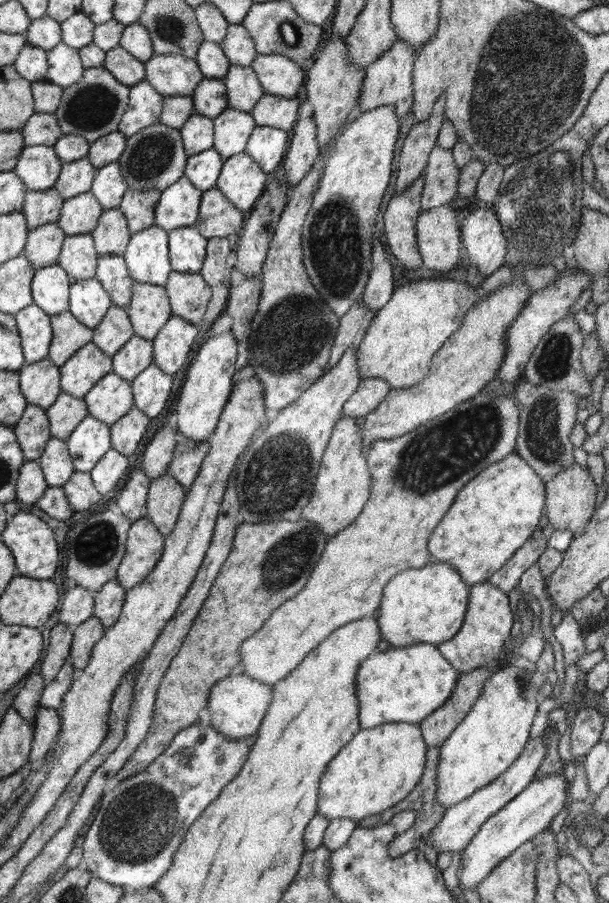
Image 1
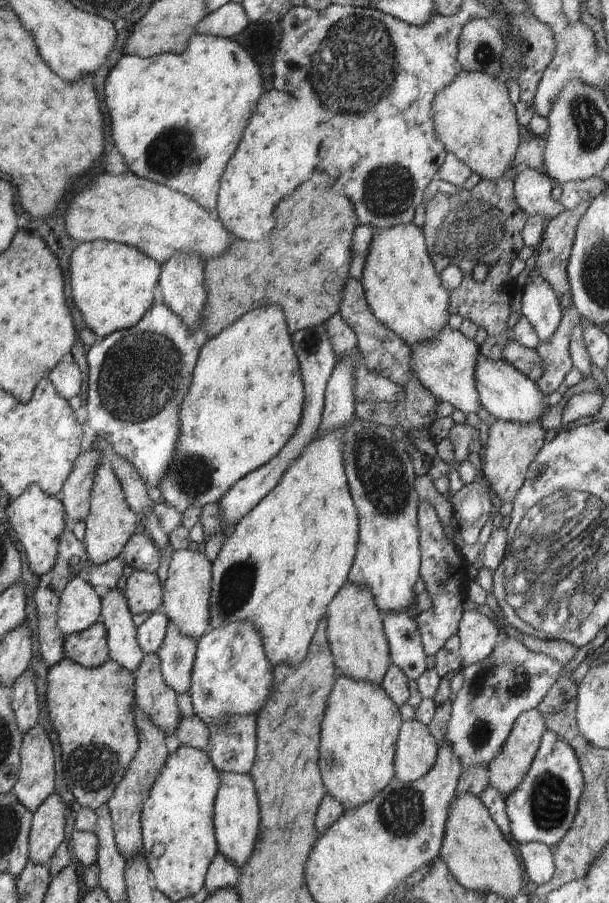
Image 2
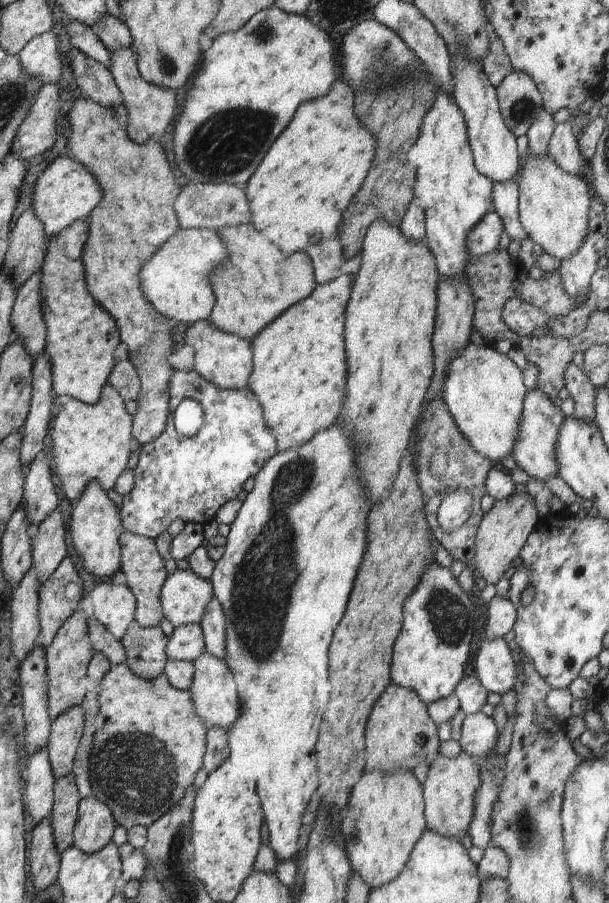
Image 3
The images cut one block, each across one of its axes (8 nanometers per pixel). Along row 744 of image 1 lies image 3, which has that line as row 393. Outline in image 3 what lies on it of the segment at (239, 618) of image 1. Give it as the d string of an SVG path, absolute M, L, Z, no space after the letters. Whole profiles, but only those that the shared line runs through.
M86 96L76 99L71 107L63 113L62 132L67 136L70 158L83 164L91 173L102 190L102 200L92 209L87 222L89 231L81 256L84 265L85 283L94 300L101 304L106 312L116 321L121 342L128 346L128 360L138 373L141 389L135 398L137 411L133 414L132 438L141 445L151 443L164 432L169 414L168 383L173 370L166 362L173 349L170 330L174 322L162 316L145 299L139 283L142 265L163 246L178 229L172 202L176 200L181 188L176 184L174 172L168 158L157 139L152 138L144 144L138 144L127 135L127 110L122 105L105 107Z

